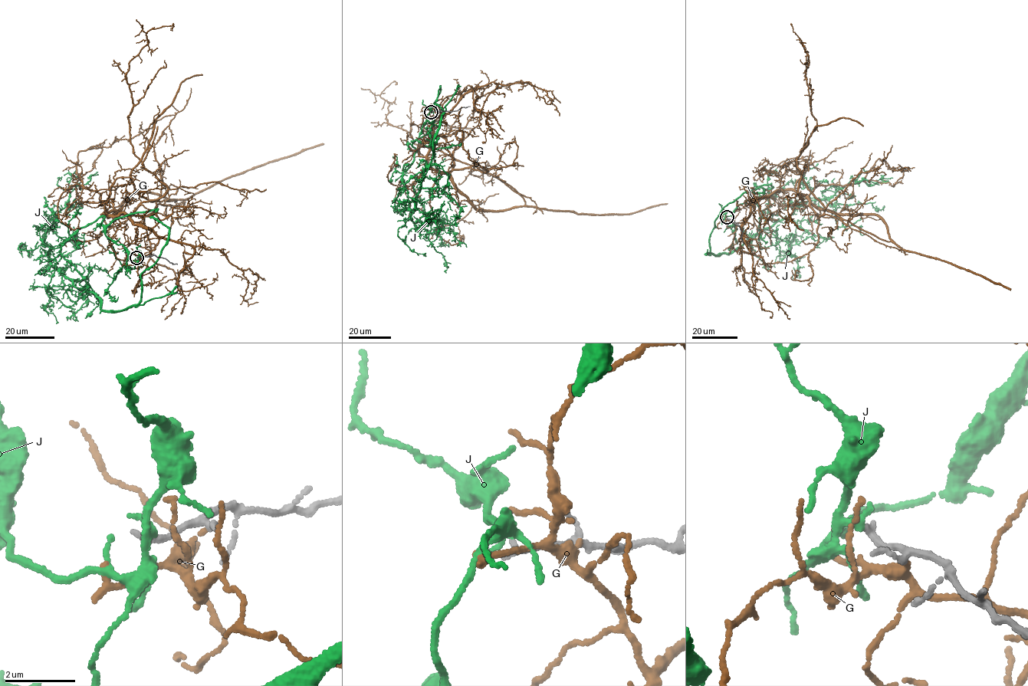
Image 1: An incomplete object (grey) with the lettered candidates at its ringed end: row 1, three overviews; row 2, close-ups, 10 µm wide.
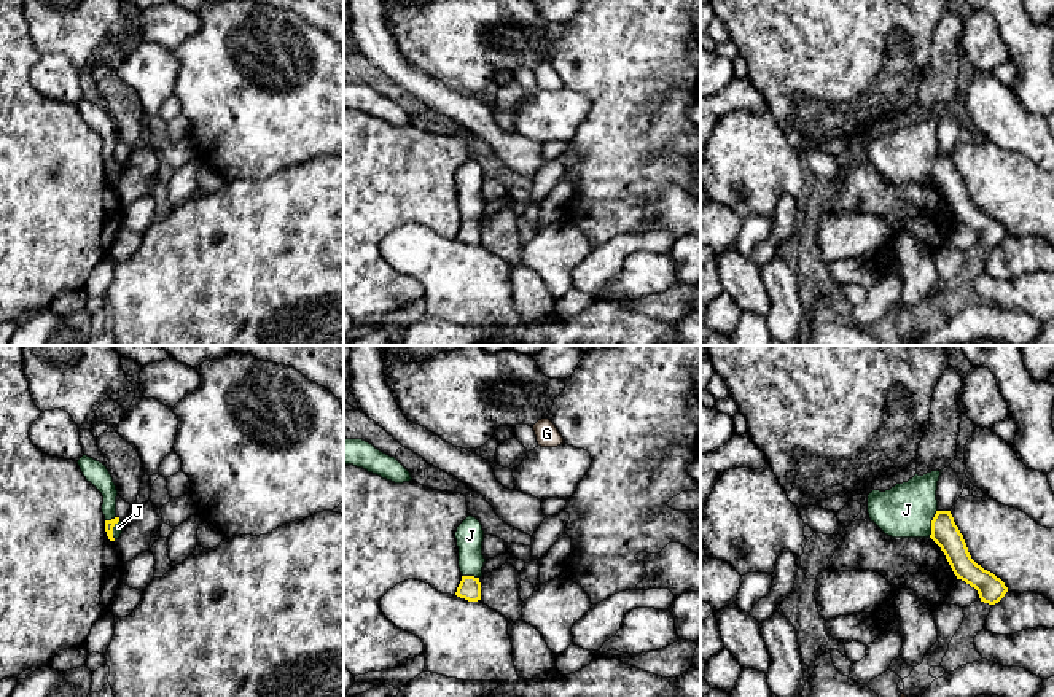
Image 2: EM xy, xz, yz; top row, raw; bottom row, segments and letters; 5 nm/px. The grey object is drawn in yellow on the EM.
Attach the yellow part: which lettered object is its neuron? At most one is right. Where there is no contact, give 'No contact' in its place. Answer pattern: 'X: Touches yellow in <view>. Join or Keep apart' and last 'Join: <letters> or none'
G: No contact. Keep apart
J: Touches yellow in yz. Keep apart
Join: none

